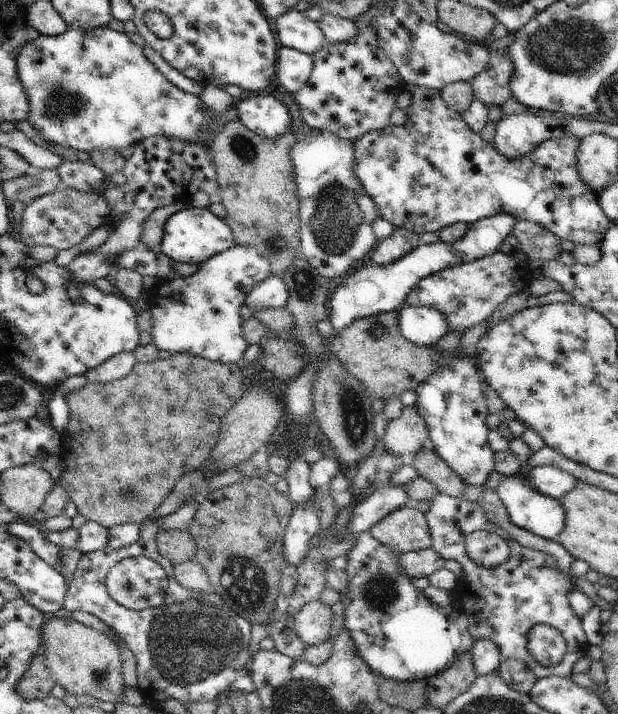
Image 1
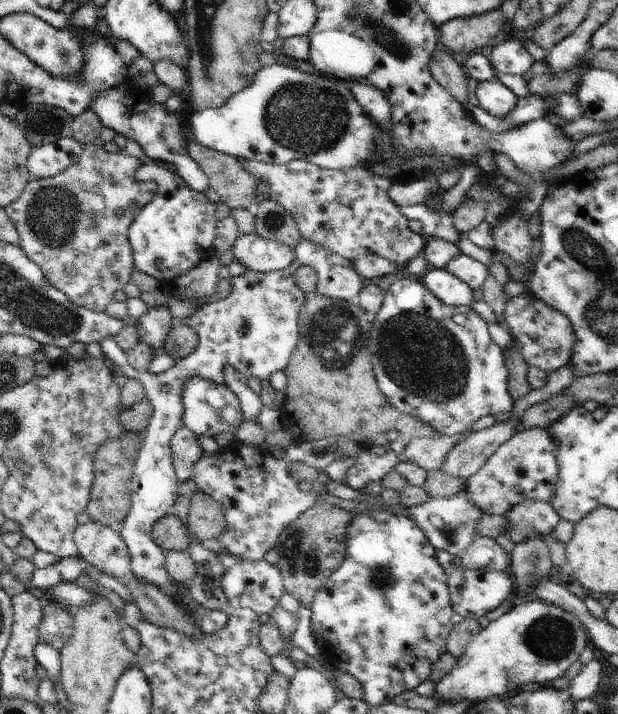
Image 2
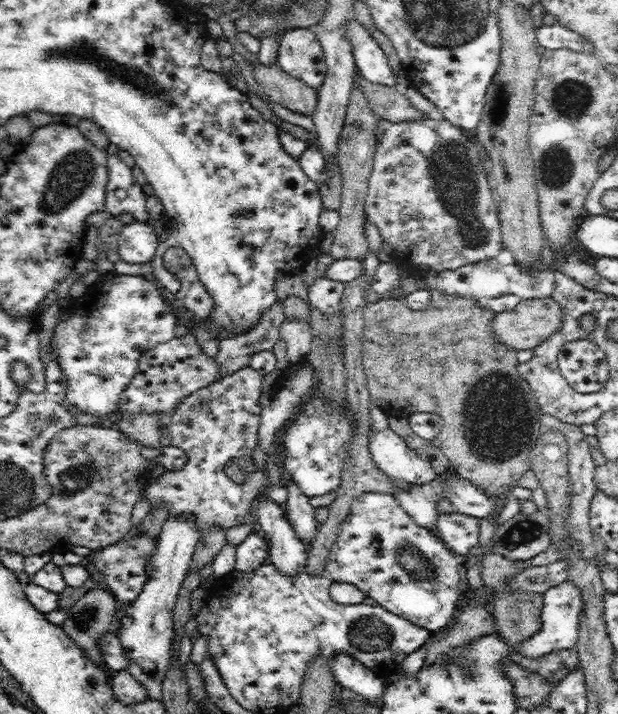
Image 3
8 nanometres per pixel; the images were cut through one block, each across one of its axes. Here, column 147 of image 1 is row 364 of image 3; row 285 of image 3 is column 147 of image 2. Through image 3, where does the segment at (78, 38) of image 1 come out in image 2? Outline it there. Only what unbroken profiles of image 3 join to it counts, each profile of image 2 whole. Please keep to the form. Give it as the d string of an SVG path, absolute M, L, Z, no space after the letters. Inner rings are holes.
M127 77L116 88L94 98L89 109L100 118L104 127L112 128L117 134L138 142L143 150L144 159L154 160L154 162L171 167L192 190L198 190L198 192L208 190L208 177L198 162L188 154L188 148L186 148L192 140L189 136L187 112L184 110L170 112L166 104L155 102L151 92L142 90Z

